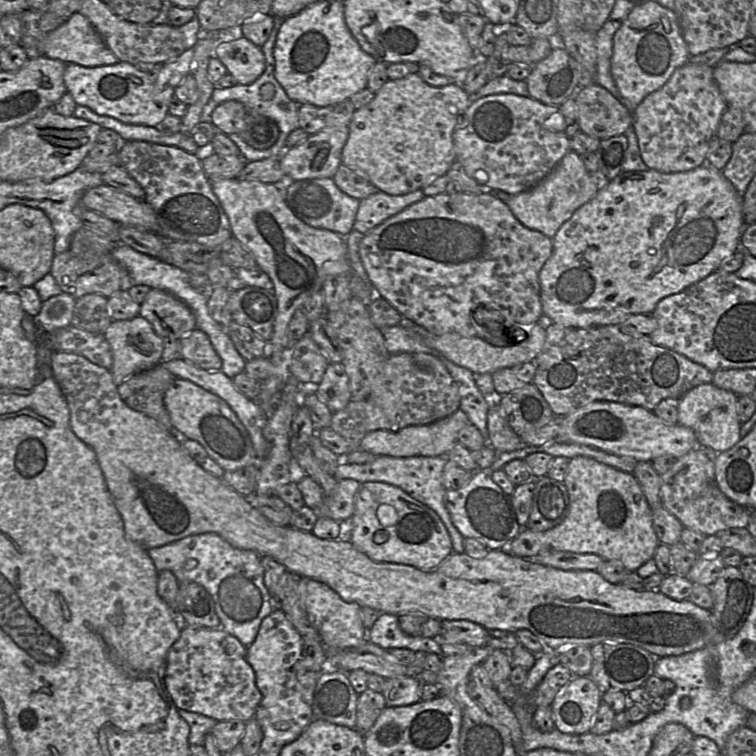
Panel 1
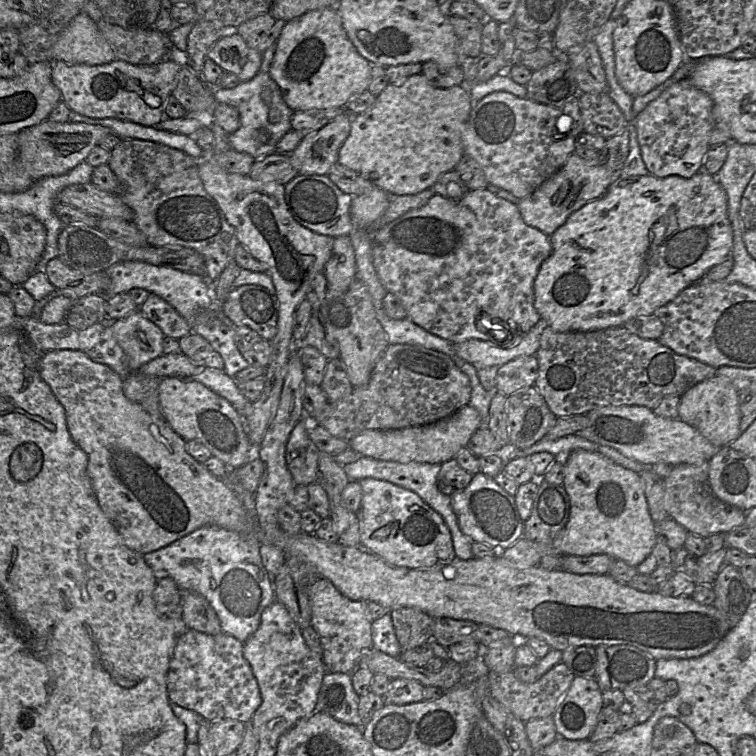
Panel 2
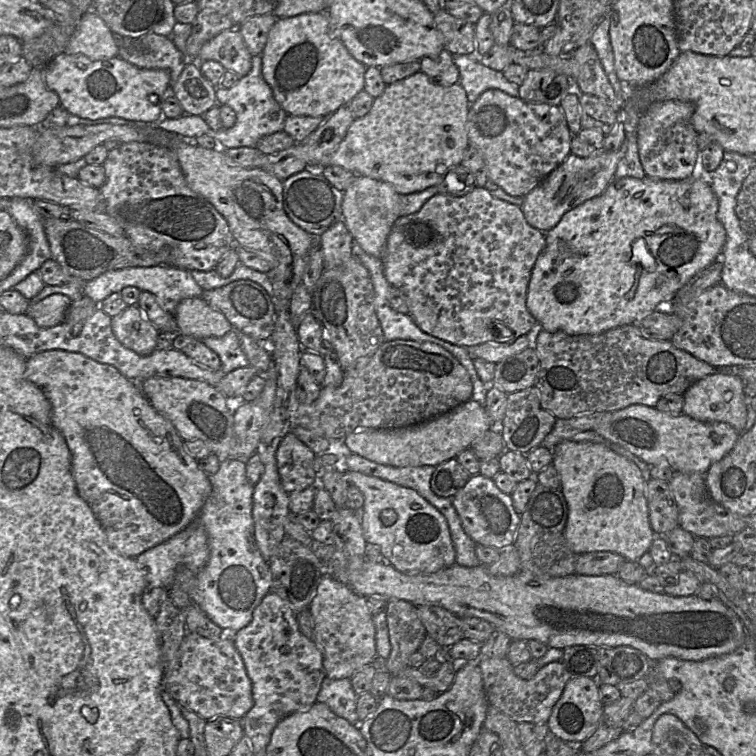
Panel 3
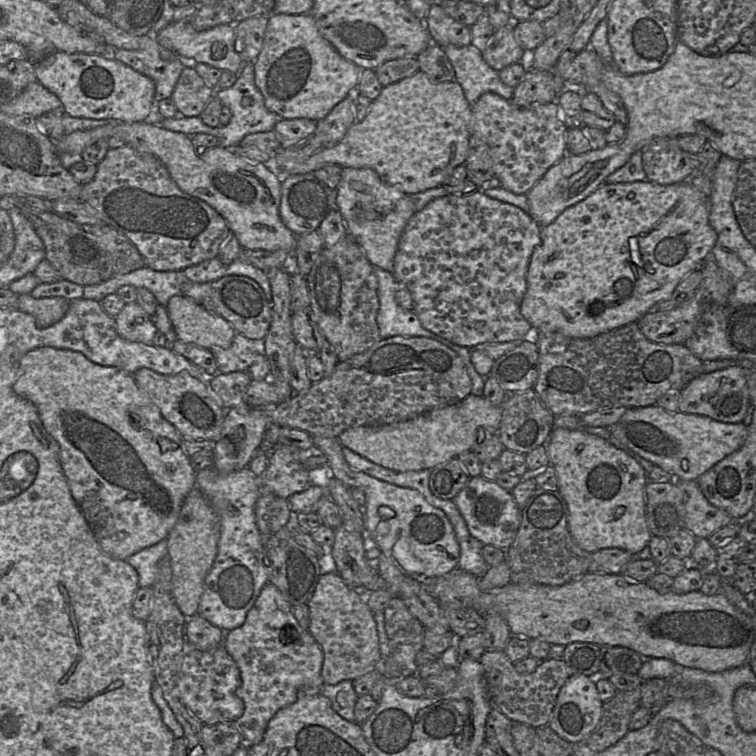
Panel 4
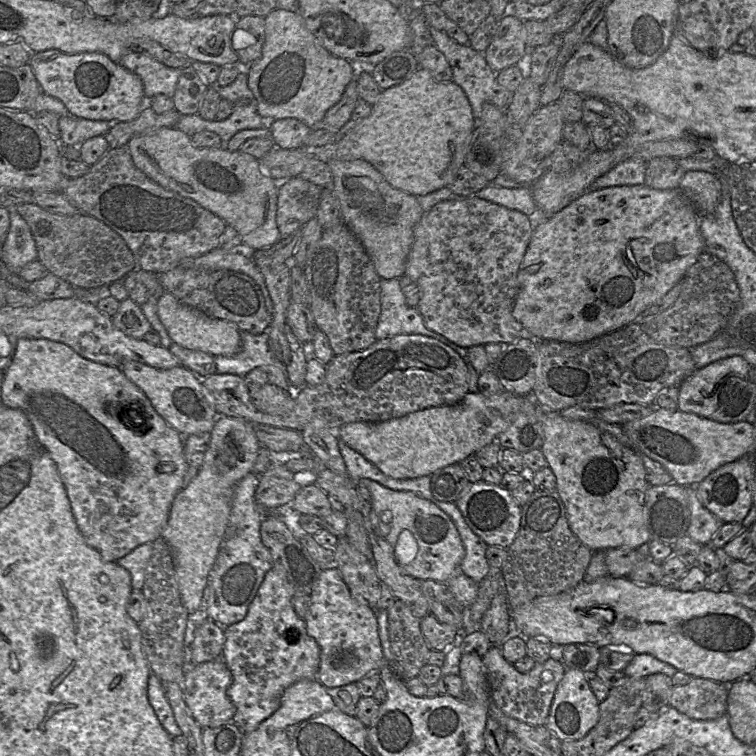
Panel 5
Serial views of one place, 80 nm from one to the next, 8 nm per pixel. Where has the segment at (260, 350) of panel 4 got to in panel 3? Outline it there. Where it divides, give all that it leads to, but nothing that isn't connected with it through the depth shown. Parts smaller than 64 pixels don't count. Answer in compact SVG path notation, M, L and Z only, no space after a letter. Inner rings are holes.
M235 329L222 337L207 337L201 341L219 356L221 362L220 372L223 375L250 365L240 347L240 334Z

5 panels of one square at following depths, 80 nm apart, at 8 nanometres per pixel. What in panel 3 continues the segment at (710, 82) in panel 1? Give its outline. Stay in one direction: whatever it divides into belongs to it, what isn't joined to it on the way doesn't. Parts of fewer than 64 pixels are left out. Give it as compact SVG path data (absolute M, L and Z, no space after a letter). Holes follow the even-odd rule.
M666 100L652 103L641 115L637 143L641 165L648 177L684 180L699 173L698 132L692 125L695 106L691 102Z

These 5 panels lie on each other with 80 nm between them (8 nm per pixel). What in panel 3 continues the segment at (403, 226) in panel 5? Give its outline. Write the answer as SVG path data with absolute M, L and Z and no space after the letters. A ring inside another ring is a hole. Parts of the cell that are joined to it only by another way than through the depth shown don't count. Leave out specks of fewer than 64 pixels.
M356 176L343 192L342 220L347 230L358 248L377 259L382 259L387 237L400 217L399 197L390 184L365 176Z

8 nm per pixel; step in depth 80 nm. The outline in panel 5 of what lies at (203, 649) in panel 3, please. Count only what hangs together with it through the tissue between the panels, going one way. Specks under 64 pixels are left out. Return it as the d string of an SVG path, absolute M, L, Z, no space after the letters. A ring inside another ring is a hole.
M222 658L199 664L190 664L190 661L188 660L188 666L184 674L184 700L192 717L196 720L200 727L202 727L202 729L217 727L232 721L236 708L227 695L227 689L231 683L231 671Z

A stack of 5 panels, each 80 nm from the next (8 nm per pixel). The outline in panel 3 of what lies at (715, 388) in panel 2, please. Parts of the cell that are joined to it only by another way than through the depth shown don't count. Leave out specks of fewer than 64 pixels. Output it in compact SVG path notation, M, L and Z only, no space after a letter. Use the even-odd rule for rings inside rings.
M716 372L693 383L683 394L682 413L703 422L726 422L737 432L744 432L747 406L744 382L732 373Z

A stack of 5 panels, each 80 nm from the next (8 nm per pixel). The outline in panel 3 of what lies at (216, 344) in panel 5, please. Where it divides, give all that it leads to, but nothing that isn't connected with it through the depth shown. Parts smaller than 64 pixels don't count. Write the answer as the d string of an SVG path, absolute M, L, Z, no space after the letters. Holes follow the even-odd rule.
M200 297L181 300L174 319L178 332L198 340L222 337L233 329L226 317Z

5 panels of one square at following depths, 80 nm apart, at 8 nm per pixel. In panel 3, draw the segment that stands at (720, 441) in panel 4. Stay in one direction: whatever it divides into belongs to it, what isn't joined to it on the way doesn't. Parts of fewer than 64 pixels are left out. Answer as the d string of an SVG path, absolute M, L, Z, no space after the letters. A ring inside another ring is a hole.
M642 404L602 413L592 430L626 448L649 466L667 465L674 472L701 474L729 453L740 436L726 422L703 422L685 414L669 414Z

